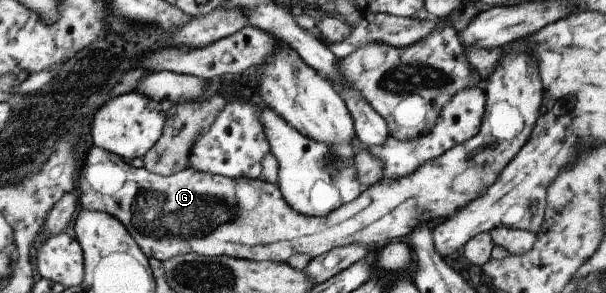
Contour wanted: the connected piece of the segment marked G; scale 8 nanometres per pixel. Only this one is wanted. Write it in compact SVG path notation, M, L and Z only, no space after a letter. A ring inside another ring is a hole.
M514 41L515 44L506 51L506 54L502 56L502 59L493 69L493 72L485 79L481 86L485 95L485 106L482 121L475 136L469 138L464 143L454 144L450 149L447 149L442 155L436 156L434 159L428 160L423 164L420 164L417 168L414 168L409 174L405 176L397 177L396 179L381 179L372 185L369 185L363 191L359 193L357 198L354 198L351 202L344 205L339 205L331 212L328 212L322 217L303 216L298 212L295 212L289 205L283 200L280 190L276 184L263 181L260 177L250 179L247 177L229 178L221 175L212 175L206 172L199 172L191 167L180 170L179 172L170 175L160 175L149 172L145 167L135 168L132 165L123 161L120 156L107 152L98 146L88 143L82 150L80 156L79 168L77 175L75 176L75 185L78 187L76 192L76 200L79 202L83 209L89 209L90 211L106 212L111 216L114 216L129 233L129 236L137 243L137 246L144 252L144 255L148 259L157 259L160 263L167 260L169 257L175 255L182 255L185 253L197 253L206 257L216 257L225 255L233 257L234 259L247 259L250 261L271 261L286 263L290 256L300 254L307 255L309 259L316 256L325 254L328 250L335 247L342 247L348 244L358 244L362 247L365 246L381 246L381 244L387 244L389 240L393 238L399 238L400 236L409 235L410 232L415 229L420 223L424 221L442 220L448 219L452 214L455 214L460 208L463 208L469 201L475 200L478 196L481 196L487 188L492 185L492 182L497 178L500 172L508 166L509 161L519 152L520 148L527 142L529 135L532 132L533 125L536 123L539 106L541 104L541 86L539 80L537 80L537 70L535 70L535 64L529 60L530 56L527 56L527 48L523 46L523 42Z

